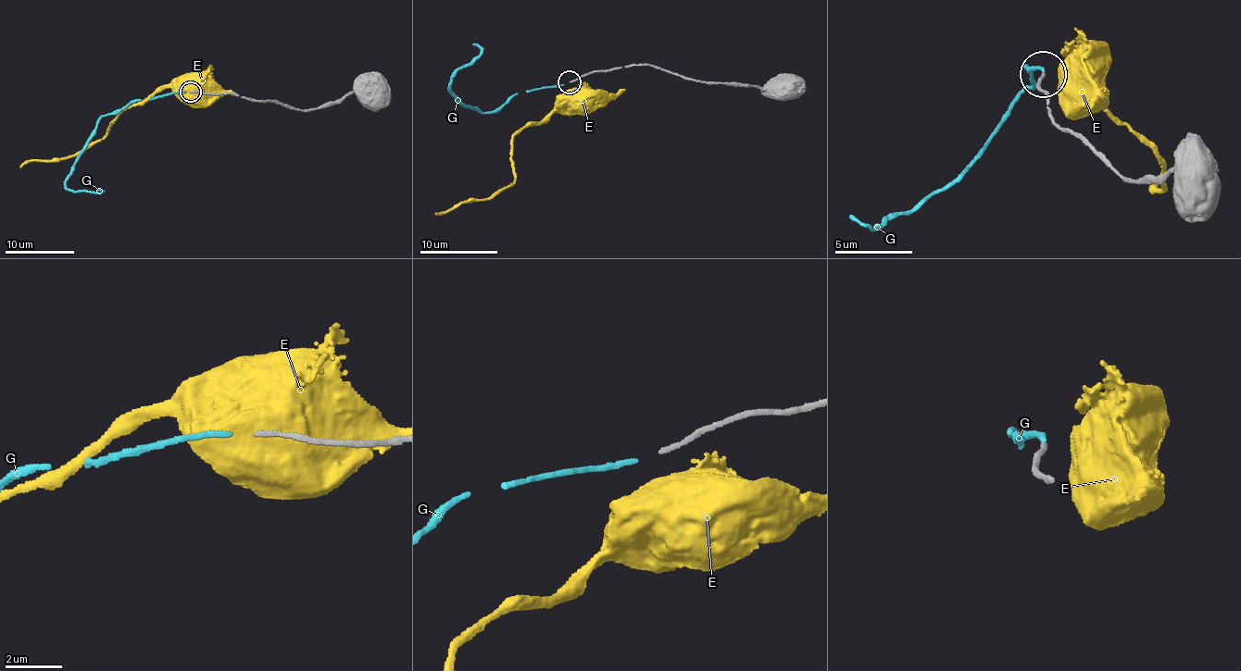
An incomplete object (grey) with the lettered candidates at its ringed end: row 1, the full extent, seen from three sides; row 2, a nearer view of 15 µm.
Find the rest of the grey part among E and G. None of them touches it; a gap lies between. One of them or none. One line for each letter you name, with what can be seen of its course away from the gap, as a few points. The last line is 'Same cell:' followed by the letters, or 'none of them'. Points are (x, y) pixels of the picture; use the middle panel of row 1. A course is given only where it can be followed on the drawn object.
G: via (564, 83), (512, 94), (500, 108), (482, 113), (466, 106), (448, 88), (450, 77), (479, 55), (473, 44)
Same cell: G

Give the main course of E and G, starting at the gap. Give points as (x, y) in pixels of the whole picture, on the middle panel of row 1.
E: (570, 89), (581, 103)
G: (564, 83), (512, 94), (500, 108), (482, 113), (466, 106), (448, 88), (450, 77), (479, 55), (473, 44)

